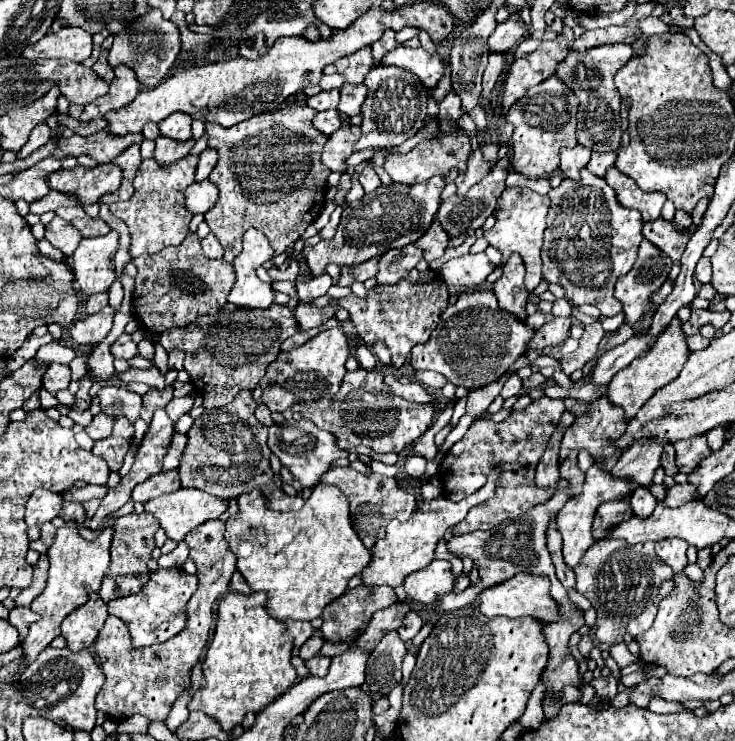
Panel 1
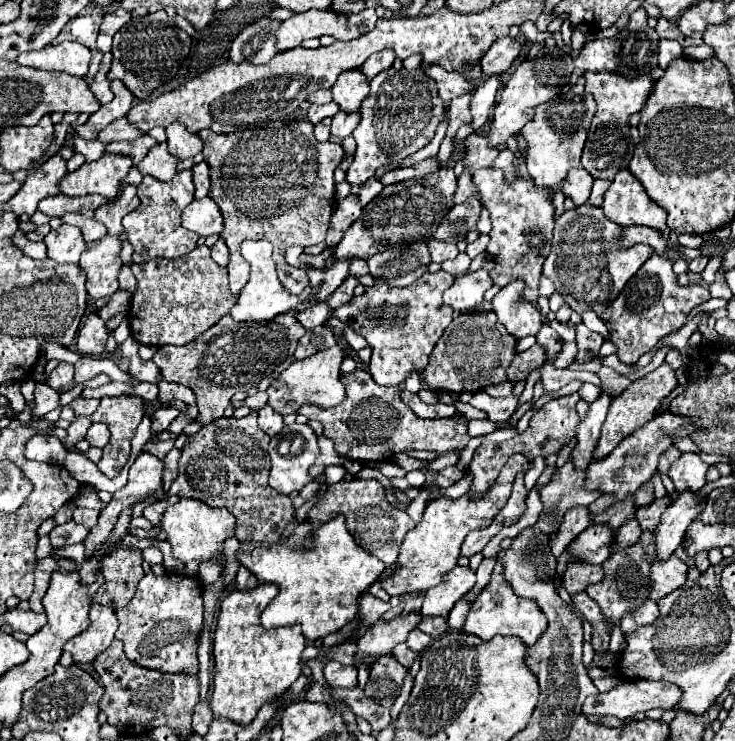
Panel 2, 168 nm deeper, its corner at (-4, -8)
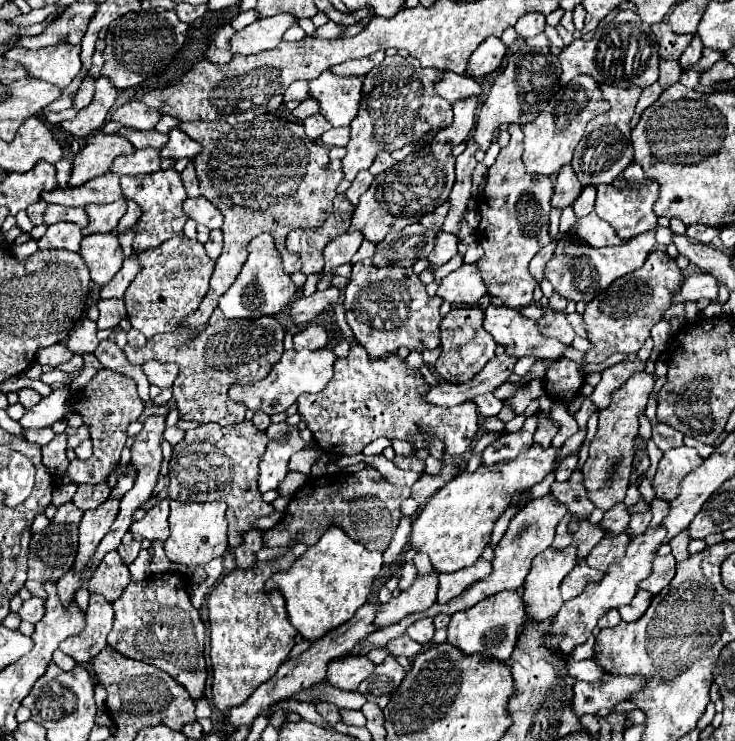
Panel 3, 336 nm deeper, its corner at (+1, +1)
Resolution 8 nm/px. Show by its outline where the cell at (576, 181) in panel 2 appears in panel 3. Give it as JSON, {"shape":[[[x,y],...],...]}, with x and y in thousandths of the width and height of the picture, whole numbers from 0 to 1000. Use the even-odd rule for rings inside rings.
{"shape":[[[769,223],[755,242],[755,260],[752,260],[750,277],[761,279],[761,282],[769,277],[777,277],[788,266],[790,255],[793,255],[793,250],[788,247],[782,231],[777,228],[777,223]]]}

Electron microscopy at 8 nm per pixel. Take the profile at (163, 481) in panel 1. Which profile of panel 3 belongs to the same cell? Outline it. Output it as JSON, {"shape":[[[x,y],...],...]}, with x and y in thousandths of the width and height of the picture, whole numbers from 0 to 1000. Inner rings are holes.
{"shape":[[[219,673],[205,687],[197,690],[195,700],[178,706],[176,717],[181,722],[192,722],[192,725],[197,725],[203,730],[208,730],[208,727],[224,730],[224,725],[230,719],[227,698],[230,698],[230,673]]]}

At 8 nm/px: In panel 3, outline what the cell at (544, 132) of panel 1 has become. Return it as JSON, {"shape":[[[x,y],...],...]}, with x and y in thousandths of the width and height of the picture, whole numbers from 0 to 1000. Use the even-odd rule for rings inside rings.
{"shape":[[[788,101],[782,104],[774,115],[769,126],[758,126],[744,144],[731,155],[728,163],[709,169],[712,179],[714,179],[714,204],[712,204],[712,220],[717,233],[731,233],[731,236],[755,236],[761,233],[761,228],[771,220],[777,220],[780,212],[780,201],[782,196],[790,190],[793,179],[796,179],[796,169],[812,158],[815,152],[820,152],[823,147],[829,147],[826,136],[820,134],[820,128],[812,120],[812,109],[807,109],[799,101]]]}

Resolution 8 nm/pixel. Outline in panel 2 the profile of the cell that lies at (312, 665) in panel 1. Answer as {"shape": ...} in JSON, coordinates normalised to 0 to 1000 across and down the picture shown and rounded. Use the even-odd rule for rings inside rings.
{"shape":[[[446,893],[441,912],[452,928],[484,928],[487,923],[484,899],[468,899],[463,893]]]}

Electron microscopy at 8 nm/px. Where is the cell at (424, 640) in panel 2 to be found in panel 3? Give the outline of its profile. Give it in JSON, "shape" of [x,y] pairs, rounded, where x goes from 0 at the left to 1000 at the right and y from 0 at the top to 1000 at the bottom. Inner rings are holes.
{"shape":[[[584,833],[565,838],[565,841],[554,849],[554,857],[556,857],[562,865],[573,868],[573,870],[584,870],[586,862],[589,862],[589,854],[592,854],[592,846],[589,846],[589,835],[584,835]]]}

